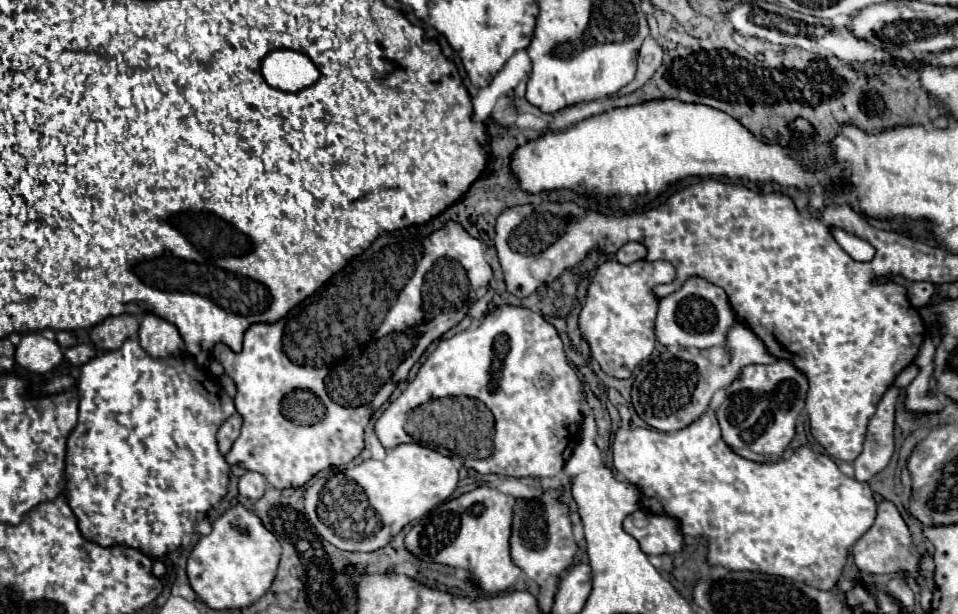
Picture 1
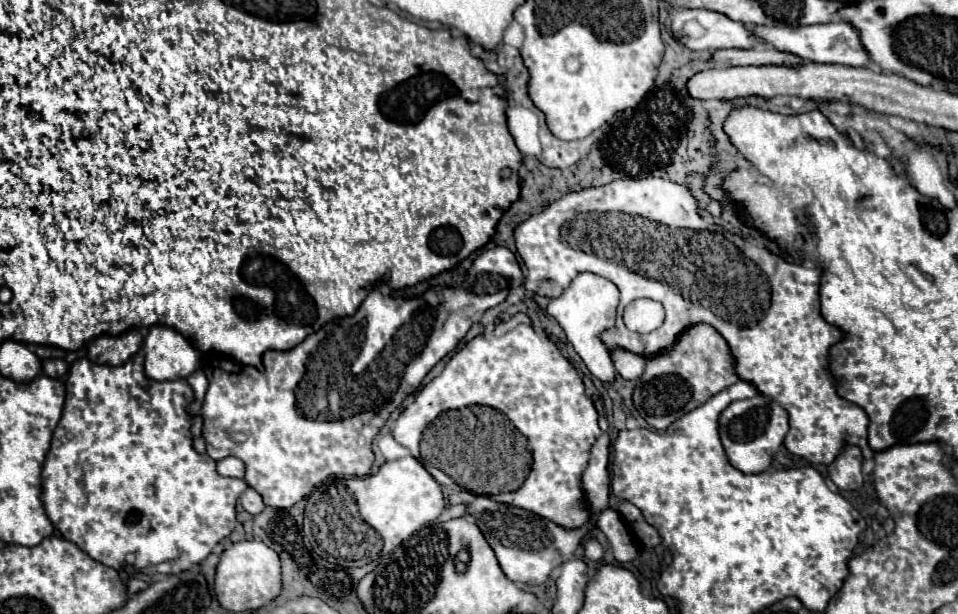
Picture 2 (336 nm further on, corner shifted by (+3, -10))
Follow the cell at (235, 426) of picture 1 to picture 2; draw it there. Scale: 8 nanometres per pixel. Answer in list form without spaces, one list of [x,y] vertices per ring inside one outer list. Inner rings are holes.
[[[223,458],[217,462],[217,472],[221,476],[233,476],[233,478],[243,478],[245,476],[245,464],[239,458]]]

